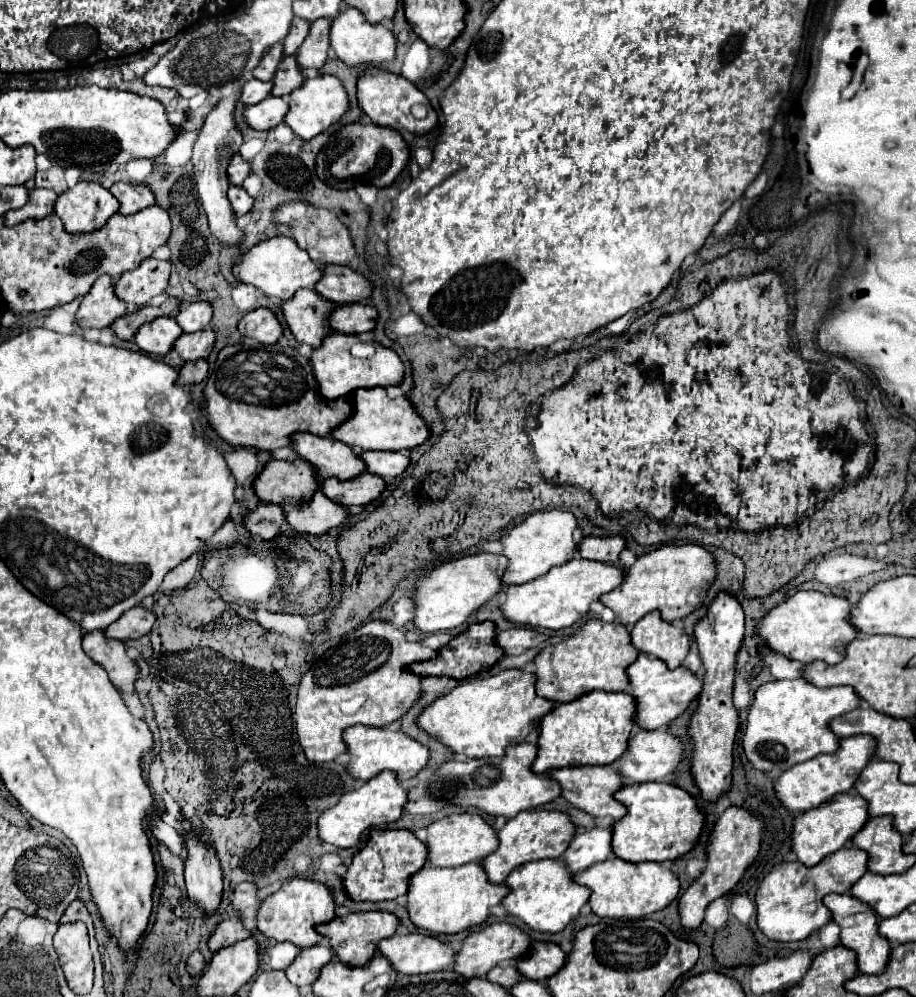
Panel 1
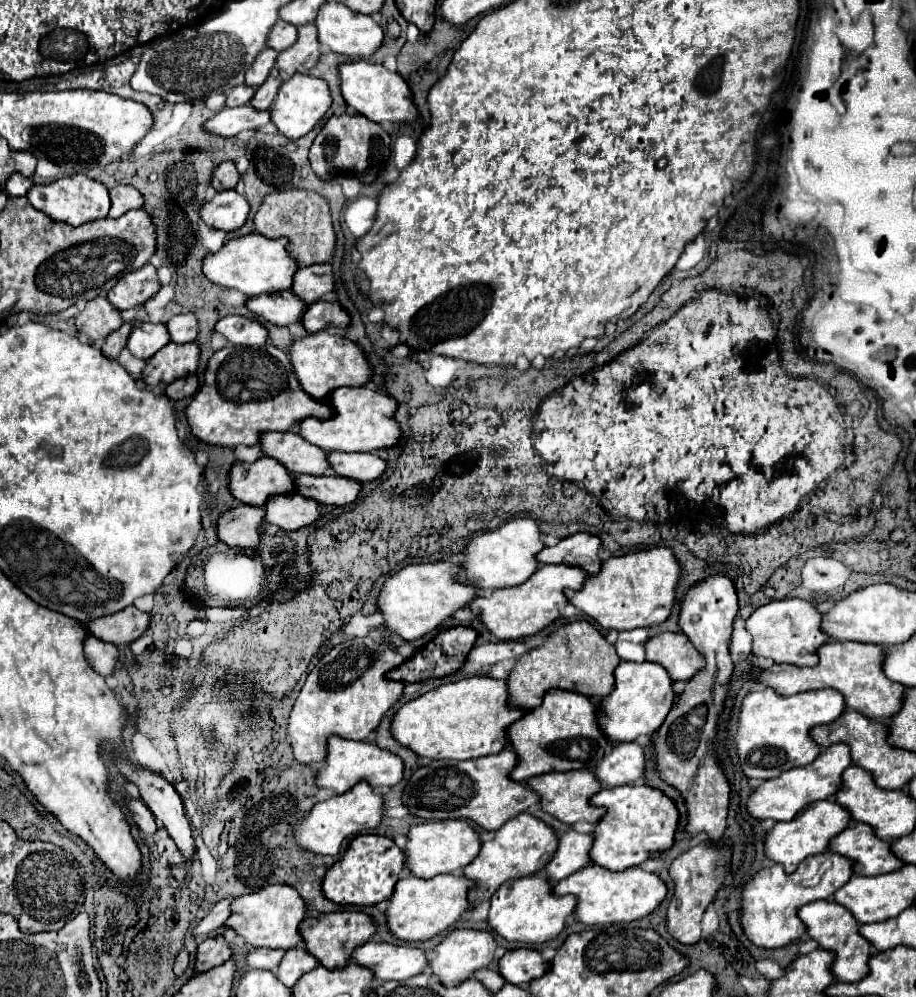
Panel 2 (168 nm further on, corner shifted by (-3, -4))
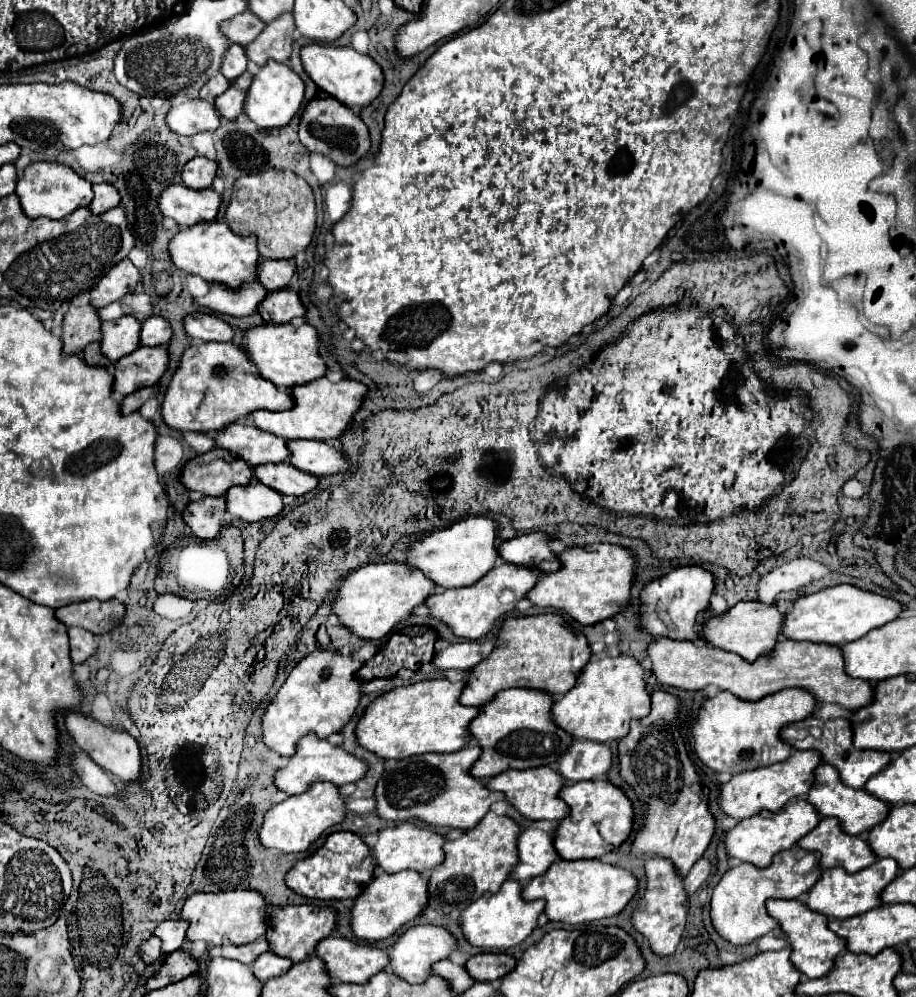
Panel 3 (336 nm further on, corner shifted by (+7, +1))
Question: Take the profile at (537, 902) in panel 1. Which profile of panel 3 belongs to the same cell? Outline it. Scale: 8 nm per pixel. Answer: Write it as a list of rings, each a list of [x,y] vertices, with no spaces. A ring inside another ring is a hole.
[[[507,879],[497,893],[483,893],[461,913],[461,927],[467,941],[485,949],[507,949],[525,941],[537,927],[537,919],[545,909],[545,901],[525,901],[523,885],[517,879]]]

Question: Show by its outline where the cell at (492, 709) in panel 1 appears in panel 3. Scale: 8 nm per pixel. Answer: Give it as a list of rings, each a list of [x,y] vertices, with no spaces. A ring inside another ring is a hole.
[[[429,679],[407,687],[397,687],[381,695],[367,707],[365,715],[361,717],[361,723],[357,723],[355,731],[359,735],[359,743],[383,759],[401,759],[401,757],[405,759],[419,753],[455,753],[463,749],[473,739],[469,725],[479,715],[479,707],[465,707],[459,703],[463,689],[465,681],[453,683],[449,679]]]

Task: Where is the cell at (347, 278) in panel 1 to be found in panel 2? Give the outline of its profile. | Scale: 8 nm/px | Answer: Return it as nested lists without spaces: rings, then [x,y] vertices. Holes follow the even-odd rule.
[[[311,264],[297,270],[293,276],[291,292],[305,304],[321,300],[323,294],[333,292],[333,270],[331,264]]]

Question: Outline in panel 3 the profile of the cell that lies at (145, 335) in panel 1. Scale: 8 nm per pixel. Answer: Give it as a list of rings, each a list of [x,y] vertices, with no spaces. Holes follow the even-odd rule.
[[[119,317],[115,321],[103,321],[103,353],[111,361],[119,361],[123,355],[141,347],[141,323],[135,317]]]

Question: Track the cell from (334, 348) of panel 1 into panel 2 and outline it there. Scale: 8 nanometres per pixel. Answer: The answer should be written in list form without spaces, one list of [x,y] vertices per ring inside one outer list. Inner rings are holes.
[[[321,330],[317,334],[303,336],[289,346],[287,354],[301,388],[305,388],[305,392],[309,392],[309,396],[315,400],[327,398],[333,388],[345,386],[347,382],[353,382],[351,386],[363,386],[371,378],[371,366],[363,356],[363,350],[357,344],[349,342],[341,332]]]

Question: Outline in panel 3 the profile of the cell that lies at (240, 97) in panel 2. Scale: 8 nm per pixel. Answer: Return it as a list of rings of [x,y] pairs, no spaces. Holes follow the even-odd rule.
[[[219,73],[219,75],[211,77],[211,79],[207,81],[207,85],[203,85],[203,89],[201,89],[201,99],[213,103],[215,97],[219,97],[219,95],[223,95],[223,91],[227,91],[227,87],[231,87],[231,83]]]

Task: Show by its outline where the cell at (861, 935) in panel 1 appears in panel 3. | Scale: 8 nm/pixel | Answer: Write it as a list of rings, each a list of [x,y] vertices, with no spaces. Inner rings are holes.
[[[771,899],[767,901],[767,911],[771,917],[775,917],[781,925],[781,929],[787,933],[791,943],[791,961],[793,965],[807,977],[823,977],[829,975],[835,967],[835,957],[847,949],[847,941],[839,935],[835,935],[827,923],[829,919],[821,915],[819,911],[809,909],[803,901],[785,901],[785,899]]]

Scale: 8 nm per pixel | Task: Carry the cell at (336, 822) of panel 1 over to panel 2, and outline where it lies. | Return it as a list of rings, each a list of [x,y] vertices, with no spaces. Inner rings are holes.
[[[367,782],[355,784],[349,792],[333,796],[329,800],[323,800],[319,804],[315,804],[305,816],[303,820],[299,820],[295,824],[293,836],[297,846],[301,846],[303,850],[309,850],[313,854],[329,854],[335,856],[341,850],[341,844],[345,838],[357,836],[365,830],[375,828],[381,822],[383,816],[383,798],[381,794],[373,792],[373,788]]]

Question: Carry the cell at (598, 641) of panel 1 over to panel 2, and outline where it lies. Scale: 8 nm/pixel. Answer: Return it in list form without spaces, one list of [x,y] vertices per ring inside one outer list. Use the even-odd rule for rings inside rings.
[[[585,620],[569,622],[551,632],[545,644],[533,648],[529,654],[521,656],[507,678],[507,698],[509,706],[521,710],[533,710],[541,704],[543,694],[551,688],[561,688],[577,692],[591,698],[607,696],[613,686],[613,670],[619,664],[615,648],[595,630],[593,624]]]

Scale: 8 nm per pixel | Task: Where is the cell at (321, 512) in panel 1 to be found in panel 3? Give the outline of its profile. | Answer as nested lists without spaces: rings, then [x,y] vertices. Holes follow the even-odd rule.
[[[261,481],[227,491],[227,511],[243,521],[261,521],[283,513],[283,495]]]

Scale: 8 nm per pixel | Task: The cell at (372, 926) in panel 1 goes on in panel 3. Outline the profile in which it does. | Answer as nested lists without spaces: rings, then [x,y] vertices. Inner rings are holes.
[[[295,905],[283,907],[271,913],[271,929],[267,931],[267,939],[273,945],[273,953],[281,957],[291,957],[295,963],[305,961],[315,953],[315,947],[321,939],[329,937],[337,929],[337,911],[333,907],[315,907],[315,905]]]

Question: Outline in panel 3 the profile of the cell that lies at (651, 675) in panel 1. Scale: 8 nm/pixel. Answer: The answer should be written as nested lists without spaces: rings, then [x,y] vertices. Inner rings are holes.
[[[619,655],[601,661],[591,661],[581,673],[577,687],[555,701],[553,719],[559,727],[577,739],[589,741],[611,741],[621,739],[629,731],[631,719],[643,719],[651,711],[651,693],[647,689],[647,679],[651,671],[645,669],[635,657]]]

